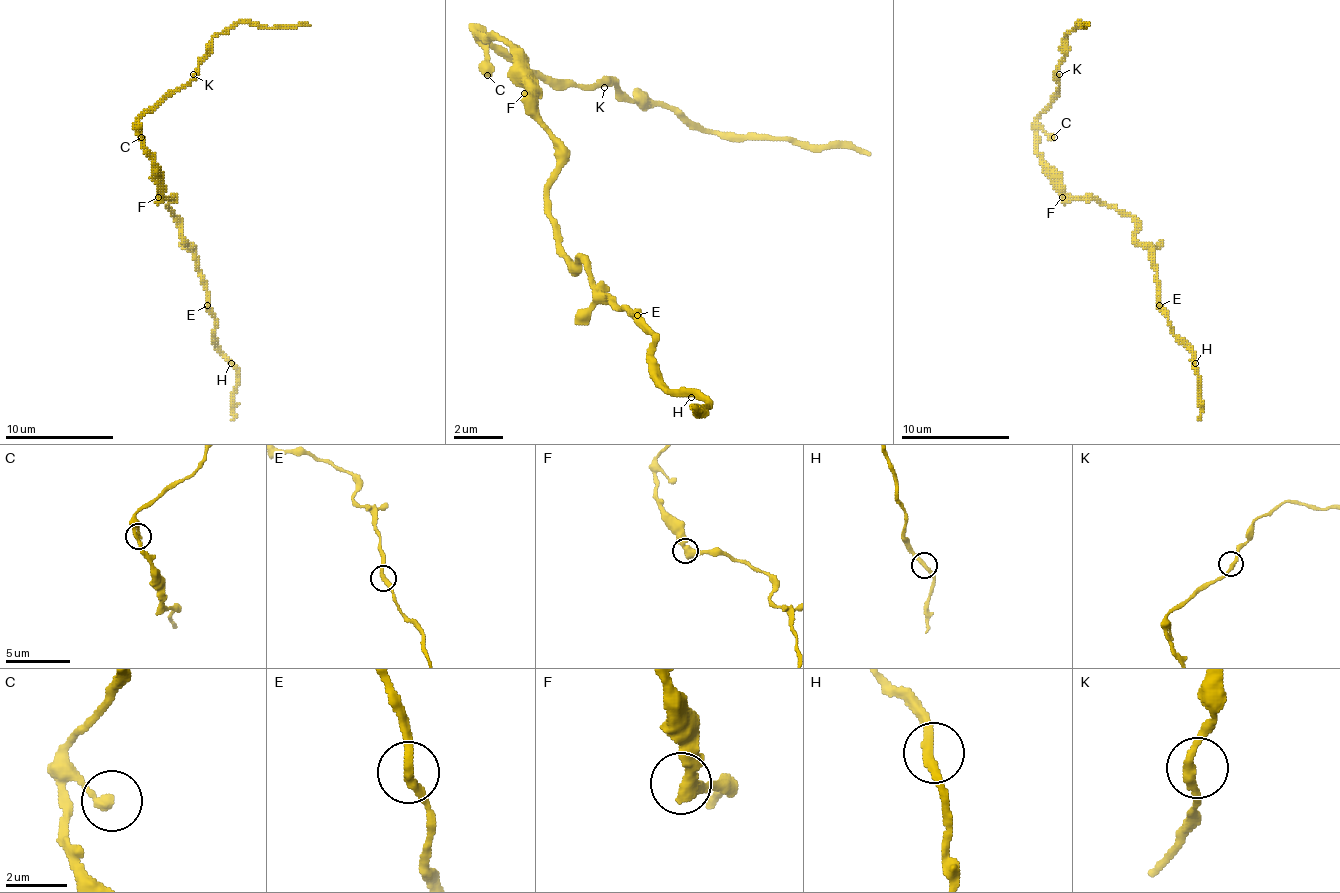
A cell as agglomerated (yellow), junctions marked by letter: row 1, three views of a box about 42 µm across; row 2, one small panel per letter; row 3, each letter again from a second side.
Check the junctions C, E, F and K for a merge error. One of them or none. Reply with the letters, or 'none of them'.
none of them

